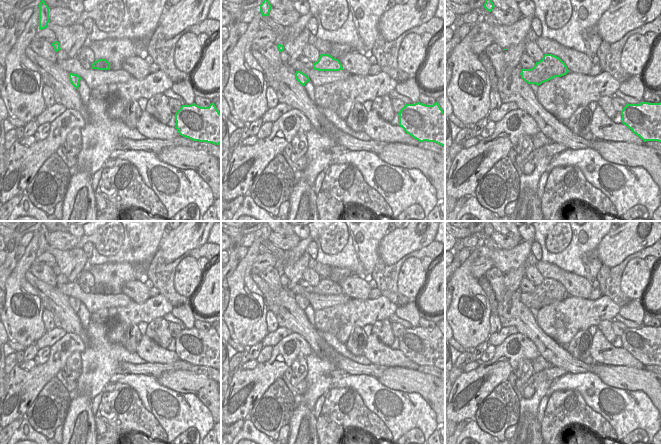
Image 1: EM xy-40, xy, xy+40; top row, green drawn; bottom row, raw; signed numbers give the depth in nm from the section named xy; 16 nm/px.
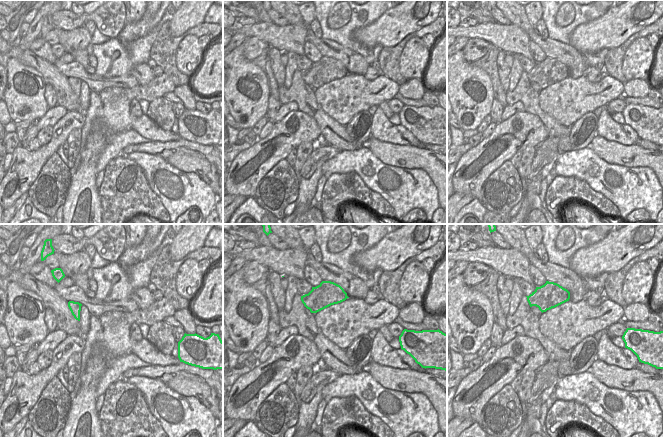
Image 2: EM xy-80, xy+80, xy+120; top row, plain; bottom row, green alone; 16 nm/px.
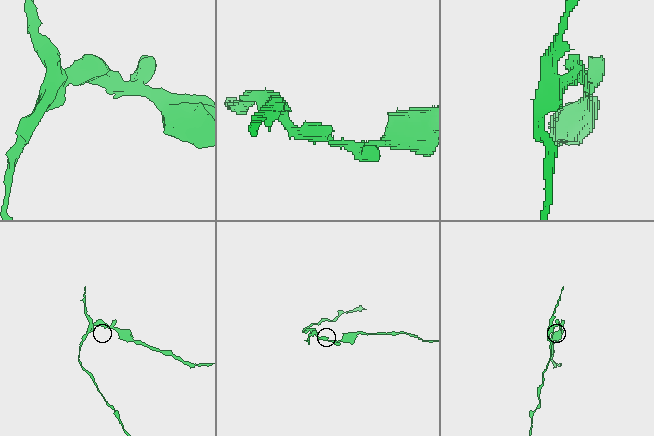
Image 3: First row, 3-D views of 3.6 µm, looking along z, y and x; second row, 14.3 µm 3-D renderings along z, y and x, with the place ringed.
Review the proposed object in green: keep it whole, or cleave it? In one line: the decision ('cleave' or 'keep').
cleave

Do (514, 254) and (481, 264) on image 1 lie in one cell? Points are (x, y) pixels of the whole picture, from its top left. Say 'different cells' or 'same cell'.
different cells

